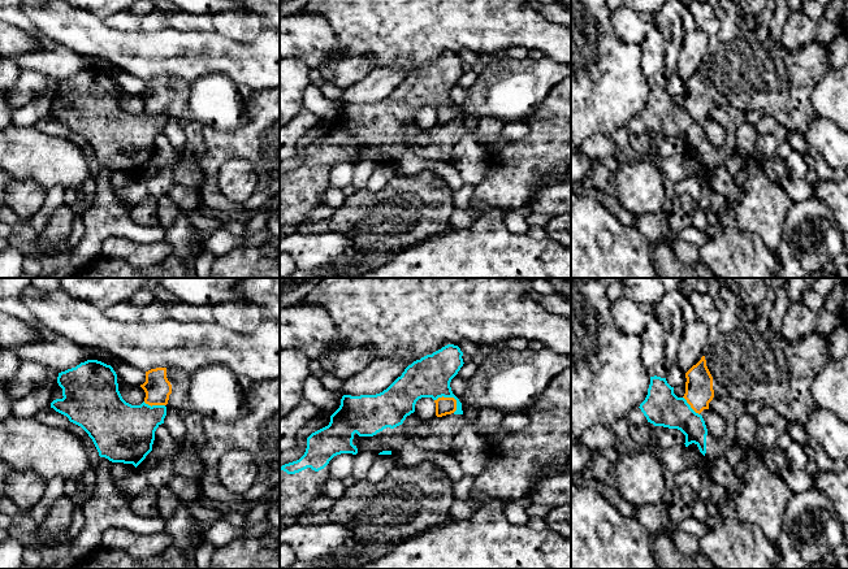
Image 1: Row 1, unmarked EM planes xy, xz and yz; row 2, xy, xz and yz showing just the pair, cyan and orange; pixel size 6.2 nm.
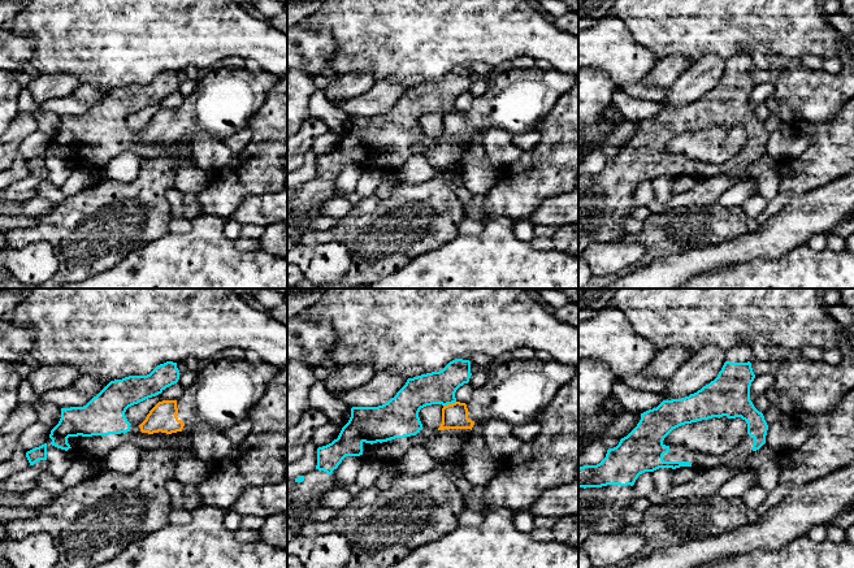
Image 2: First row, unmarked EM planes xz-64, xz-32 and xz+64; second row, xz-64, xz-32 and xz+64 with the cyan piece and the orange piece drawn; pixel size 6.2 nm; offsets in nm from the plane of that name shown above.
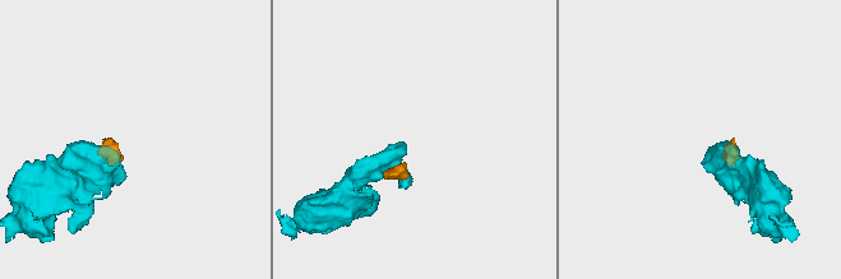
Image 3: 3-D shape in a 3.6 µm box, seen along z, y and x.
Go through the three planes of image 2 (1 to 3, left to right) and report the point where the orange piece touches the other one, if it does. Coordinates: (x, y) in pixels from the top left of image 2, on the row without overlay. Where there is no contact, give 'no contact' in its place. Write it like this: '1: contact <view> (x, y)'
1: no contact
2: contact xz-32 (449, 112)
3: no contact

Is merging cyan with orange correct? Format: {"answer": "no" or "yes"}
{"answer": "no"}

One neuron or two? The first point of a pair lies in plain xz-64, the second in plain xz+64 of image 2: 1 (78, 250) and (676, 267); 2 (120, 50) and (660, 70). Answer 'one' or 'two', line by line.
1: two
2: two

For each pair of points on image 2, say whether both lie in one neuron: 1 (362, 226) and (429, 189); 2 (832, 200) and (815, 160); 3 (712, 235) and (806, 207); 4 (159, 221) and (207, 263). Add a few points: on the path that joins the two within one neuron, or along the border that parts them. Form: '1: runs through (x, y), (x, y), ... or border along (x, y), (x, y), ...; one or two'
1: runs through (378, 226), (391, 226), (412, 206); one
2: border along (840, 177), (805, 193); two
3: border along (746, 230), (729, 241), (719, 243); two
4: border along (168, 233), (139, 247); two

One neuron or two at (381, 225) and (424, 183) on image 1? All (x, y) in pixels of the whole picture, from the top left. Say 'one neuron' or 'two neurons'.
one neuron

